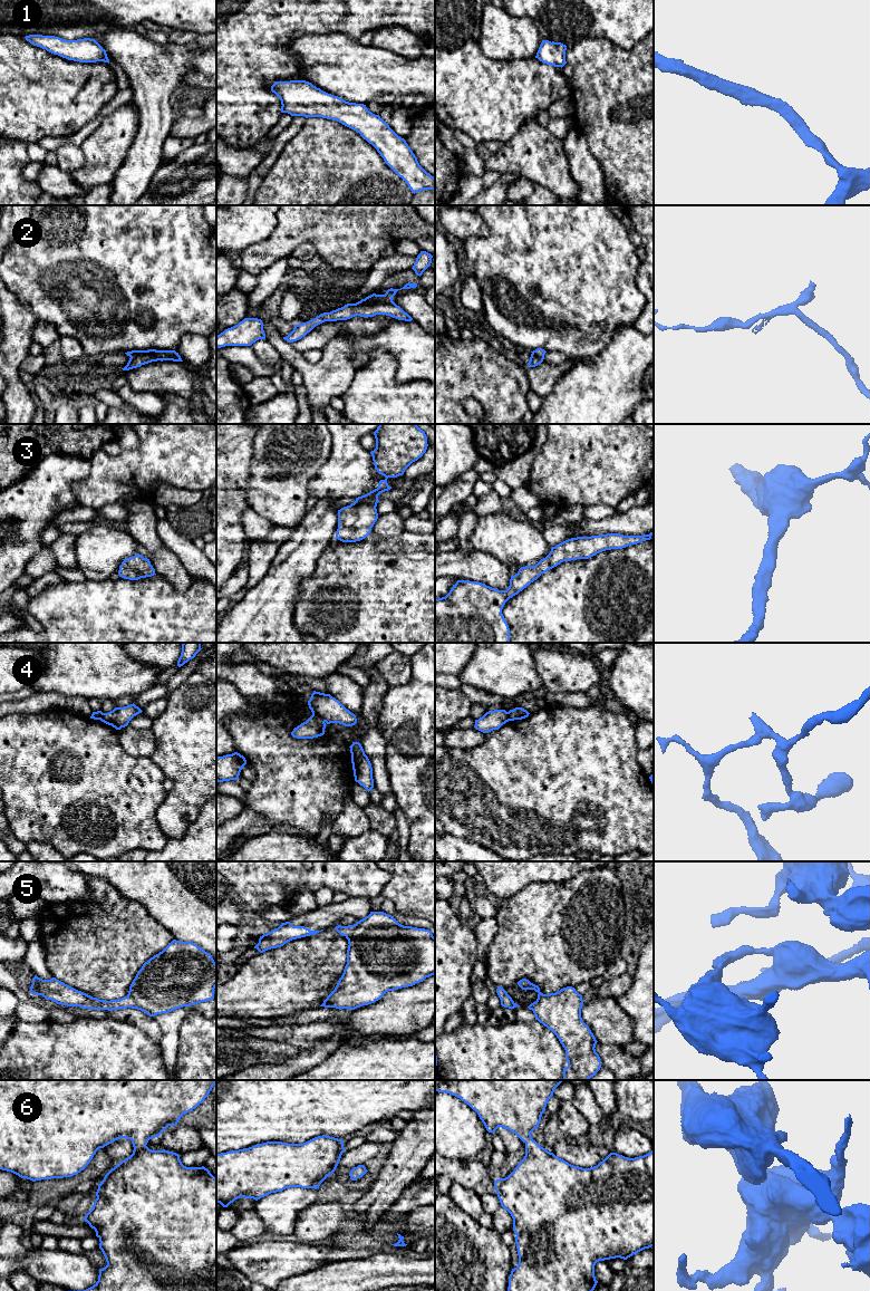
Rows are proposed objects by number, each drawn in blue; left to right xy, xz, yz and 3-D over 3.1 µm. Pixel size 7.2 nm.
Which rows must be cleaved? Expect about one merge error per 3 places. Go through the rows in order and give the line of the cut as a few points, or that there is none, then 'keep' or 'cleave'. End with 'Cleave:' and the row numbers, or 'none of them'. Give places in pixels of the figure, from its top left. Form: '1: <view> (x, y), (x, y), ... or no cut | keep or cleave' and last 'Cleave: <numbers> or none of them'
1: no cut | keep
2: xz (392, 299), (356, 304) | cleave
3: no cut | keep
4: xz (312, 713), (318, 714), (325, 721) | cleave
5: no cut | keep
6: no cut | keep
Cleave: 2, 4

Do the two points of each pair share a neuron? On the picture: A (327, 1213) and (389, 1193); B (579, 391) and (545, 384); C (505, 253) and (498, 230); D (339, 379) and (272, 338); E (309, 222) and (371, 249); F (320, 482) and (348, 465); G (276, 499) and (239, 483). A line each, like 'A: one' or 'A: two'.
A: two
B: two
C: one
D: one
E: one
F: one
G: two

